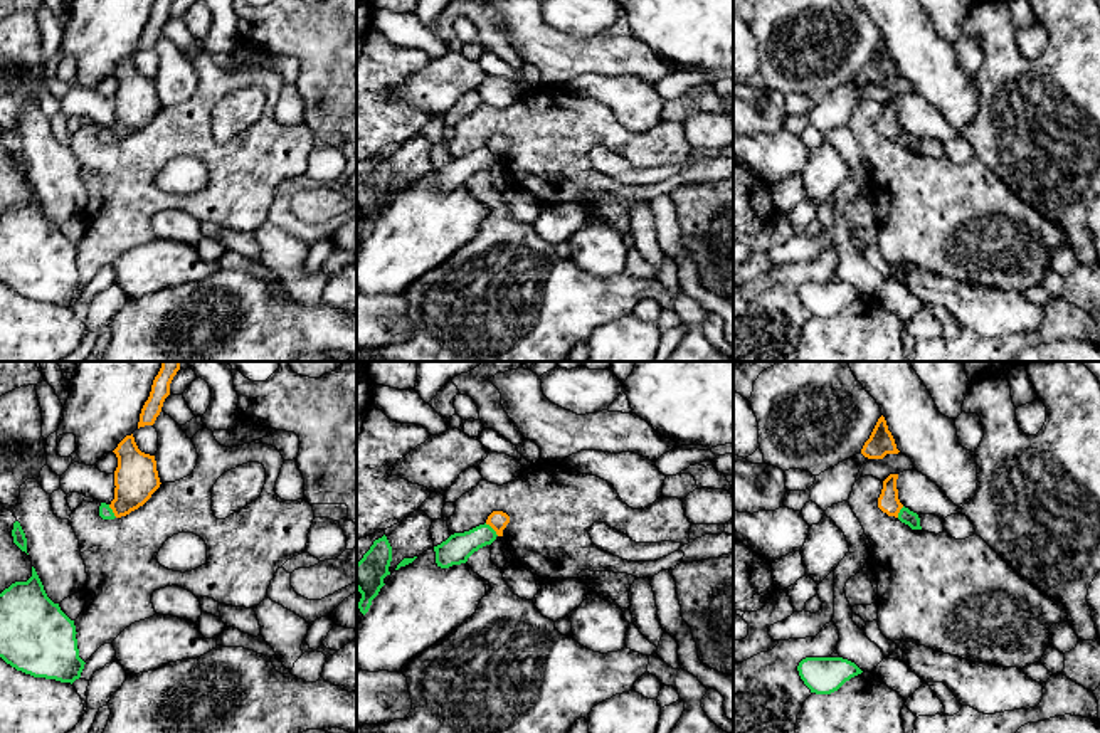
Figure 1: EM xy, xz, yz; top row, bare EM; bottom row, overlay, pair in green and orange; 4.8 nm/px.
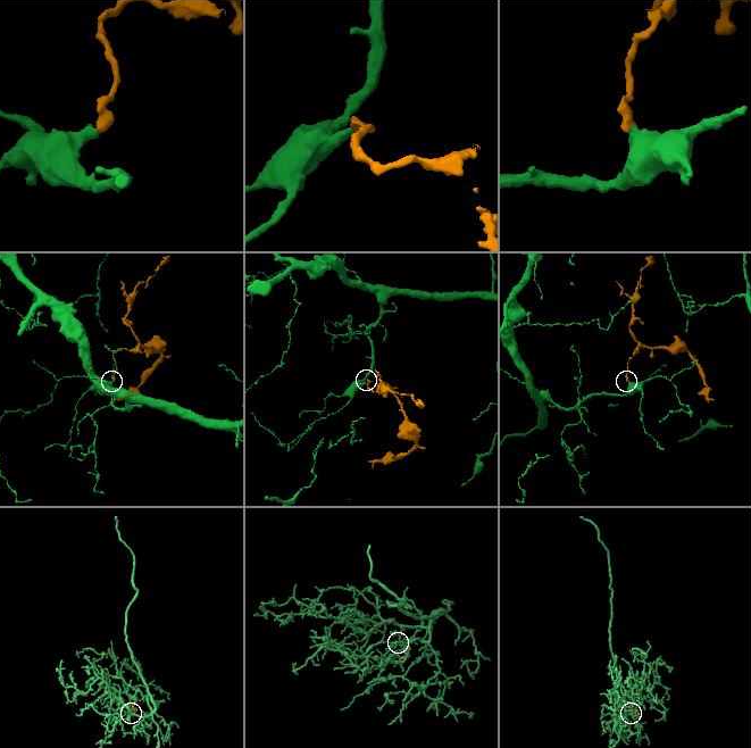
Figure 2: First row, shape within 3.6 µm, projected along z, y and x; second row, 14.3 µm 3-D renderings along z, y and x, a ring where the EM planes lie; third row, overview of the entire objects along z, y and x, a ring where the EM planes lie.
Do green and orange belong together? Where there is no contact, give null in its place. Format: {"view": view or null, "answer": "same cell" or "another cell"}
{"view": "xz", "answer": "another cell"}

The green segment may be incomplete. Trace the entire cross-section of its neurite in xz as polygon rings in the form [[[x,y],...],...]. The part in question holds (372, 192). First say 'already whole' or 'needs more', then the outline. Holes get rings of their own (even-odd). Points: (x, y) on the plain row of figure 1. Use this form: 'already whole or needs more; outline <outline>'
already whole; outline [[[383,158],[375,163],[370,173],[357,187],[357,214],[362,217],[358,225],[360,235],[365,239],[372,229],[372,224],[378,219],[385,208],[383,202],[390,198],[389,190],[392,185],[392,170]]]

